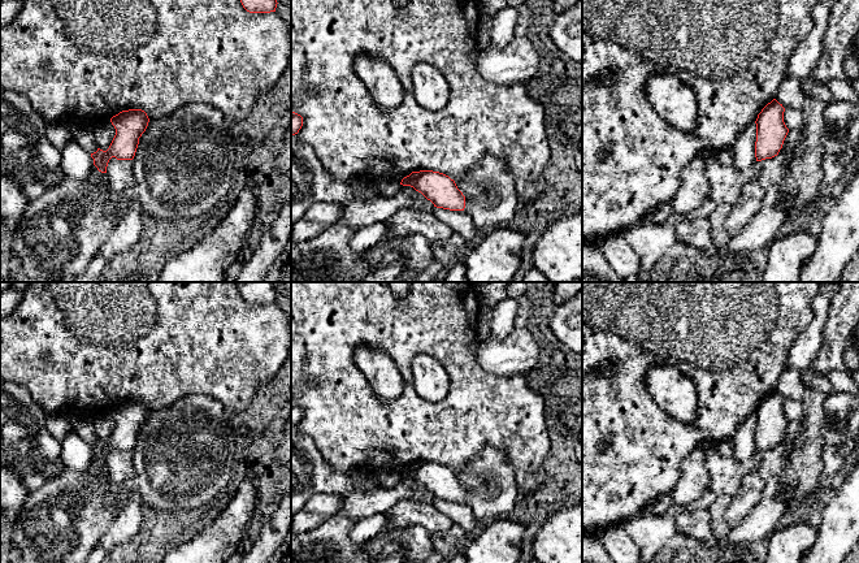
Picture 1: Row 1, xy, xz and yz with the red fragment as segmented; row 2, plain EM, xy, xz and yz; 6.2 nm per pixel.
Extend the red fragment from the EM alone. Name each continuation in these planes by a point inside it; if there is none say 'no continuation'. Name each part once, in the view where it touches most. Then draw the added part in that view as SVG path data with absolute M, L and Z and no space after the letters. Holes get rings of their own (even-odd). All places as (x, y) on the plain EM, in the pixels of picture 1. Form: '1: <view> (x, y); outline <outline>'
no continuation

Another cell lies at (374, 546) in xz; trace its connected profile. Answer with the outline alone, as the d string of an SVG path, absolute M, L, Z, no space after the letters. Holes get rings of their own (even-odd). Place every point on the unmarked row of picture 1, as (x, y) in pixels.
M412 524L392 534L379 533L365 542L370 563L407 550L404 563L421 563L431 554L431 534L420 524Z

